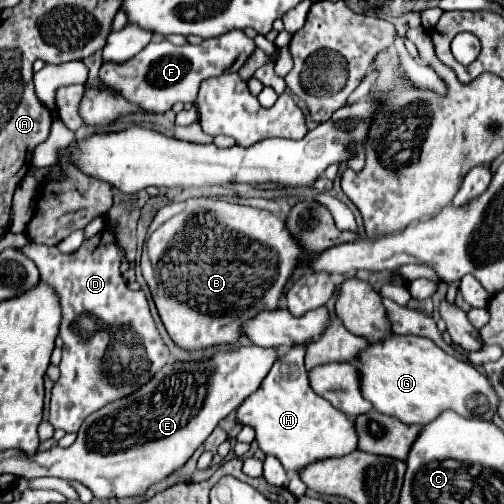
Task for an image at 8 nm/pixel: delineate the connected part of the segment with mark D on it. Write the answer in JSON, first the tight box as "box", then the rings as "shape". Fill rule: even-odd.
{"box":[21,230,169,432],"shape":[[[101,230],[73,254],[61,254],[57,246],[45,244],[27,244],[21,252],[37,264],[41,278],[55,288],[61,302],[63,358],[61,376],[51,392],[49,422],[53,428],[77,432],[91,412],[147,384],[167,364],[169,350],[159,338],[145,294],[129,290],[119,272],[121,254],[115,232]]]}

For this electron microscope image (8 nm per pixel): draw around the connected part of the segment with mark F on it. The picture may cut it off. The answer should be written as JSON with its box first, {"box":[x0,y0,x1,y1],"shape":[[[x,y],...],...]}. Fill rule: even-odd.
{"box":[99,30,255,112],"shape":[[[231,30],[223,36],[203,40],[203,44],[193,46],[173,46],[167,40],[149,42],[137,56],[123,64],[103,64],[99,70],[99,80],[119,92],[127,102],[141,106],[147,112],[167,112],[175,102],[195,102],[199,84],[211,76],[219,76],[235,64],[235,72],[247,62],[255,52],[255,42],[247,38],[241,30]]]}

